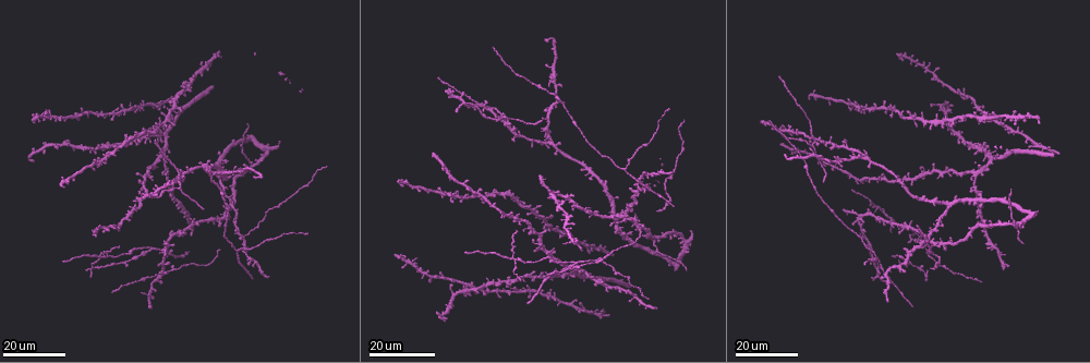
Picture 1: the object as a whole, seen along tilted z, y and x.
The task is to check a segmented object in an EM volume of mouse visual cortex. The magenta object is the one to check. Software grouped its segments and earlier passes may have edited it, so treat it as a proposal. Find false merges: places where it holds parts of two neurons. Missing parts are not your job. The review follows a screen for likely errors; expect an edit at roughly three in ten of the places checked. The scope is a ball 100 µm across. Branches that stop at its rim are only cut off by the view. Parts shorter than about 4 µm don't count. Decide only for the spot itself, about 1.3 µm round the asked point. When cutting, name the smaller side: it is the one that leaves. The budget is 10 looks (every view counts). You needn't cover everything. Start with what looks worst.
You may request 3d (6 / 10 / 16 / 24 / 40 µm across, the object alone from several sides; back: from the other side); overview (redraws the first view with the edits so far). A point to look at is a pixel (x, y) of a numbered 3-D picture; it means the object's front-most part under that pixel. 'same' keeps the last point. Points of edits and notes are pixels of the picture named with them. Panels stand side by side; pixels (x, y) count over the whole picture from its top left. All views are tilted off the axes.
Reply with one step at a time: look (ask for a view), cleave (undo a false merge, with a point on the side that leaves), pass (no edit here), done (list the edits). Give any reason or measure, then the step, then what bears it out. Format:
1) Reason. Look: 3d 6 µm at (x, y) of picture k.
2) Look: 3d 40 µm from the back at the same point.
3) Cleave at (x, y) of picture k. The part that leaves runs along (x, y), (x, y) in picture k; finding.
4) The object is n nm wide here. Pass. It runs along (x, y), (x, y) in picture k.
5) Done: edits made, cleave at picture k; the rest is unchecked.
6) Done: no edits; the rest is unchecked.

Four arms meet. Look: 3d 24 µm at (514, 259) of picture 1.

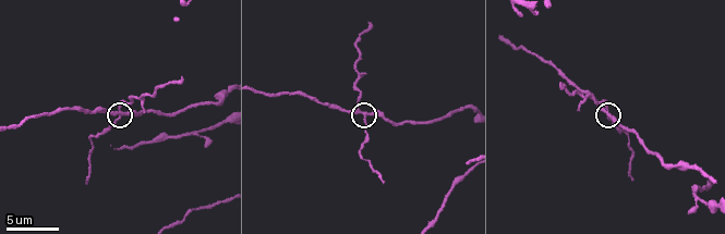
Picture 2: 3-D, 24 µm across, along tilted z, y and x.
Look: 3d 6 µm at (603, 111) of picture 2.

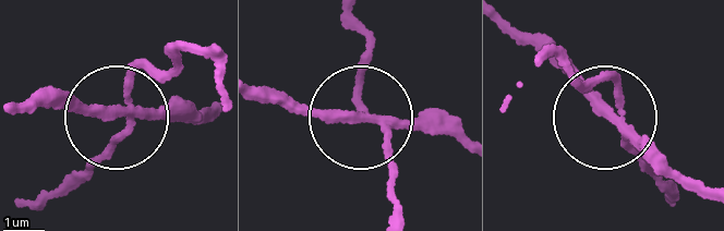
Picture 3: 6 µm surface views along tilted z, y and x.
Look: 3d 6 µm from the back at (610, 113) of picture 3.

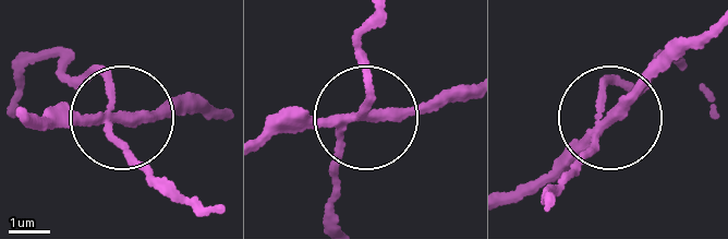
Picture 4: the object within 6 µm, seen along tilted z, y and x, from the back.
The object is 210 nm wide here. Cleave at (81, 85) of picture 4. The part that leaves runs along (111, 109), (104, 78), (76, 78), (37, 57) in picture 4; two neurons meet here.

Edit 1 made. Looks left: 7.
Look: overview.

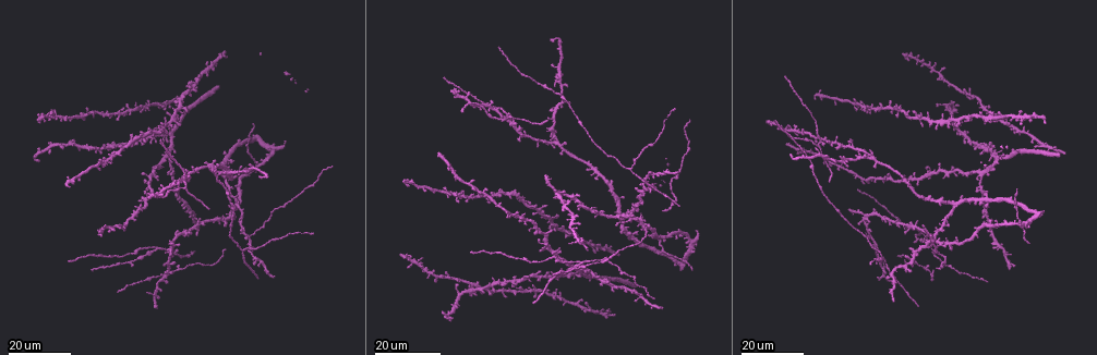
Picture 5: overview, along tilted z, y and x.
Three arms meet. Look: 3d 24 µm at (581, 262) of picture 5.

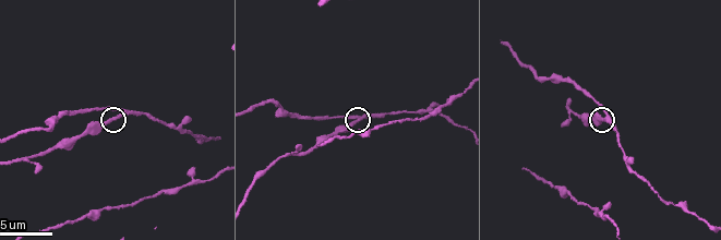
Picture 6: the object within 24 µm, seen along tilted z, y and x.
Zoom in. Look: 3d 6 µm at (121, 115) of picture 6.

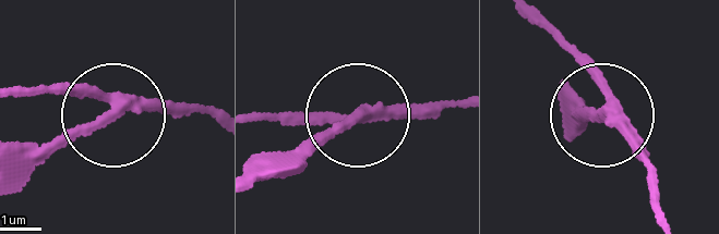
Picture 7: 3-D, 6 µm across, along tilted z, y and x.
3 arms meet here. Cleave at (71, 134) of picture 7. The part that leaves runs along (118, 103), (9, 154) in picture 7; two neurons meet here.

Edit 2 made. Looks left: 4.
Look: overview.

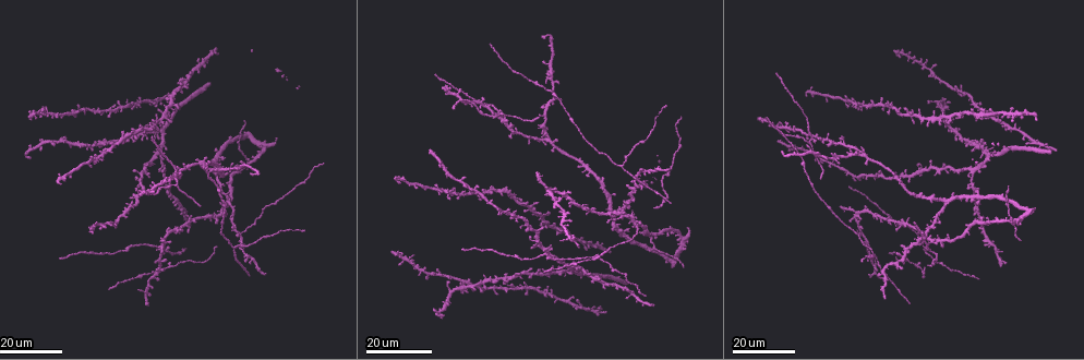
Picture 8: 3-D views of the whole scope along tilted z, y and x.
Two arms in line, one across. Look: 3d 16 µm at (1010, 201) of picture 8.

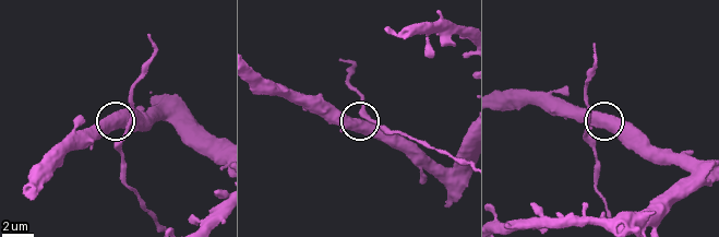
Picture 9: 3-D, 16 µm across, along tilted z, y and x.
Look: 3d 10 µm at (355, 123) of picture 9.

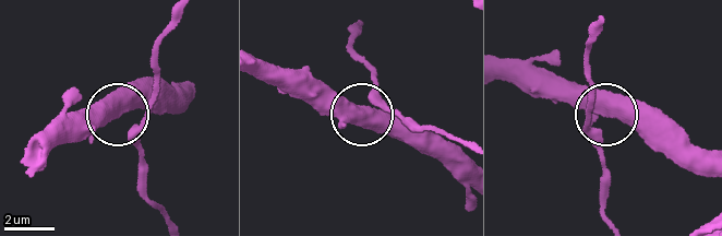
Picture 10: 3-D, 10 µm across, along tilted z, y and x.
Pass. It runs along (462, 181), (368, 120), (364, 109), (370, 104), (411, 119) in picture 10; continuous, no second neuron.

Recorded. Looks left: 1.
Done: edits made, cleave at picture 4, cleave at picture 7; the rest is unchecked.

